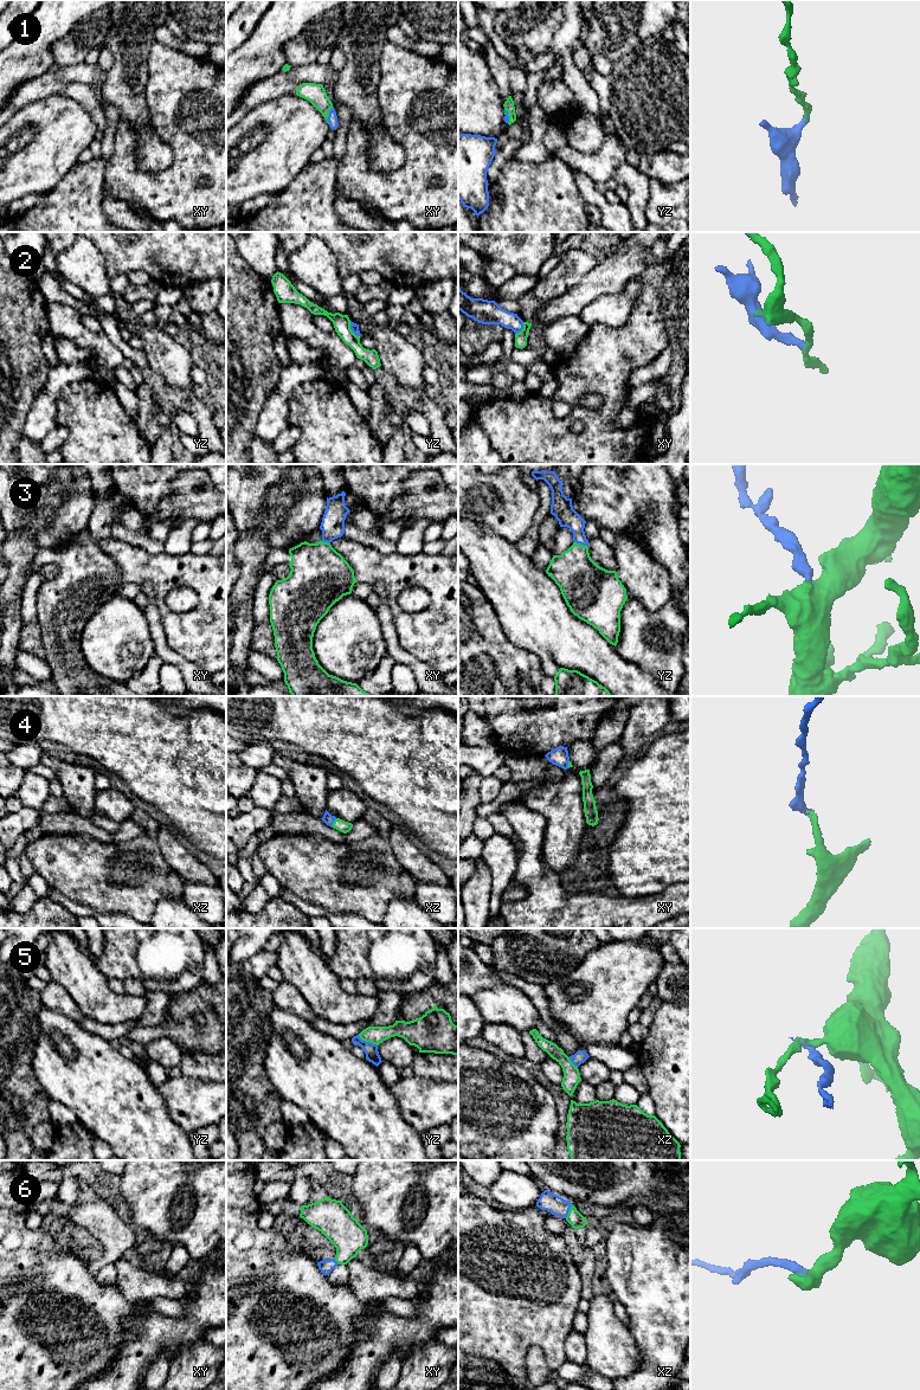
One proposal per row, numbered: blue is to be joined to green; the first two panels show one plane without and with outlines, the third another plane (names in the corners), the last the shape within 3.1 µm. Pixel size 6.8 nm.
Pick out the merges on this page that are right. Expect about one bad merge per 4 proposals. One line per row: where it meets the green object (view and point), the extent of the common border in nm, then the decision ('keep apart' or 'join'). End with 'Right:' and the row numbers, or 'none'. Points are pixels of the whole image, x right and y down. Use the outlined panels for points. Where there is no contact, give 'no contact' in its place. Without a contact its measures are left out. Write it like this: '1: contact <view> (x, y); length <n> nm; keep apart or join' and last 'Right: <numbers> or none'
1: contact xy (328, 115); length 120 nm; join
2: contact yz (351, 329); length 130 nm; keep apart
3: contact yz (579, 544); length 90 nm; join
4: contact xz (334, 822); length 70 nm; join
5: contact yz (367, 1041); length 150 nm; keep apart
6: contact xz (568, 1211); length 110 nm; join
Right: 1, 3, 4, 6

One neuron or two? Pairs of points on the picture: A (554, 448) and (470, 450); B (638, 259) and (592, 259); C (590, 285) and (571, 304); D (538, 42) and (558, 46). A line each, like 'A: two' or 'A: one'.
A: two
B: two
C: one
D: two

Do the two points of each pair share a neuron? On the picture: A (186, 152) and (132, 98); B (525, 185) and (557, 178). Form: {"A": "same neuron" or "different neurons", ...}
{"A": "different neurons", "B": "same neuron"}

